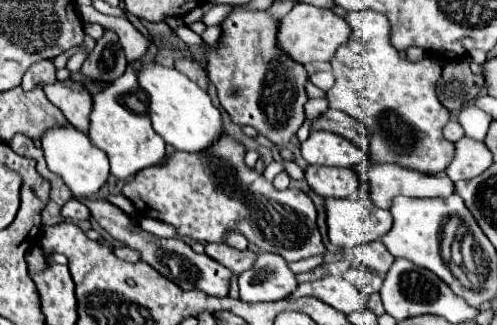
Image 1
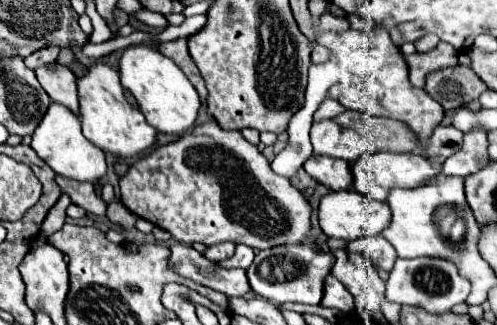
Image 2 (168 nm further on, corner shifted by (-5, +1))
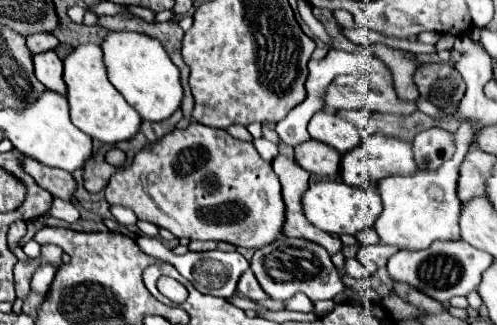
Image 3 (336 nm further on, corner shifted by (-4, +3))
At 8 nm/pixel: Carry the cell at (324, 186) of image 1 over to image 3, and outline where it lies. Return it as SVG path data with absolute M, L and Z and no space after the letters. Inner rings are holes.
M307 140L301 142L295 148L295 162L317 176L333 176L339 170L339 160L341 154L333 148L329 148L327 144L321 144L319 140Z

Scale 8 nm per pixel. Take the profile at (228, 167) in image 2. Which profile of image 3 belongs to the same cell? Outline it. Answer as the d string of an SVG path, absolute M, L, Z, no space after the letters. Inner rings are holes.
M191 122L189 128L185 130L173 130L169 134L163 136L163 142L161 140L155 140L153 144L149 144L149 148L141 148L135 156L133 156L133 162L129 168L123 168L119 172L115 172L111 178L109 178L109 184L105 188L105 198L109 204L121 204L121 206L127 206L135 212L137 220L147 220L159 228L167 228L171 234L175 234L177 238L189 238L189 240L217 240L217 242L229 242L233 246L243 246L243 248L261 248L261 246L267 246L271 244L277 236L281 236L281 228L283 228L283 220L285 220L285 206L283 206L283 200L281 200L281 184L279 184L279 178L275 176L273 168L269 162L265 162L257 150L253 148L251 142L243 142L243 140L237 140L233 136L229 136L225 130L219 130L219 128L209 128L209 126L203 126L199 122Z

